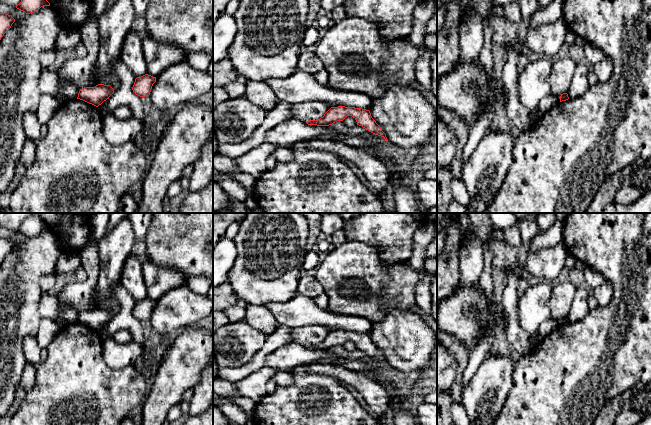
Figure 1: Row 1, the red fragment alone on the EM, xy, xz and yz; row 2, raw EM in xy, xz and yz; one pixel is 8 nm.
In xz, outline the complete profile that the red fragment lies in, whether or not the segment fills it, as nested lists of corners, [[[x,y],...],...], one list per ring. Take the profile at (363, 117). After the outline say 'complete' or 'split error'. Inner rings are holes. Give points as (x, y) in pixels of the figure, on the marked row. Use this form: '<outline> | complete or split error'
[[[345,106],[331,107],[320,119],[309,120],[306,123],[308,125],[329,126],[337,121],[343,121],[347,116],[352,116],[356,120],[357,125],[388,141],[386,134],[372,118],[370,111],[362,108]]] | complete

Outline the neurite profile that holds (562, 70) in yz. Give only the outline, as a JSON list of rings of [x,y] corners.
[[[570,58],[553,61],[548,77],[552,95],[567,93],[576,65]]]

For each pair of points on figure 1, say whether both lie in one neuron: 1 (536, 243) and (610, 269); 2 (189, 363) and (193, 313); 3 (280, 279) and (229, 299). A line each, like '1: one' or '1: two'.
1: two
2: two
3: two

